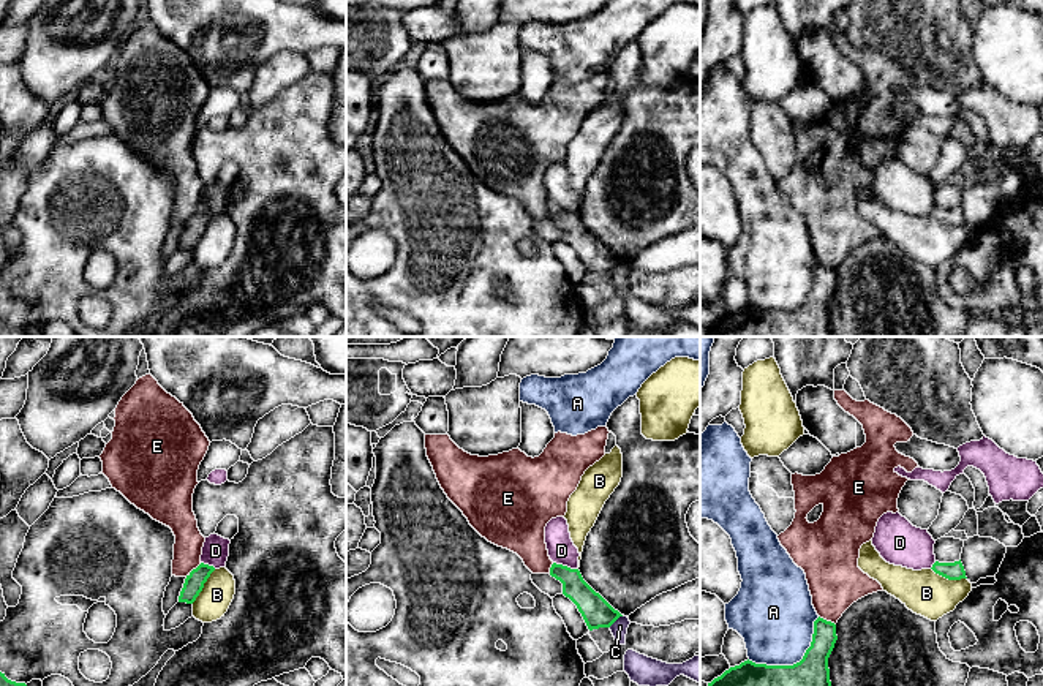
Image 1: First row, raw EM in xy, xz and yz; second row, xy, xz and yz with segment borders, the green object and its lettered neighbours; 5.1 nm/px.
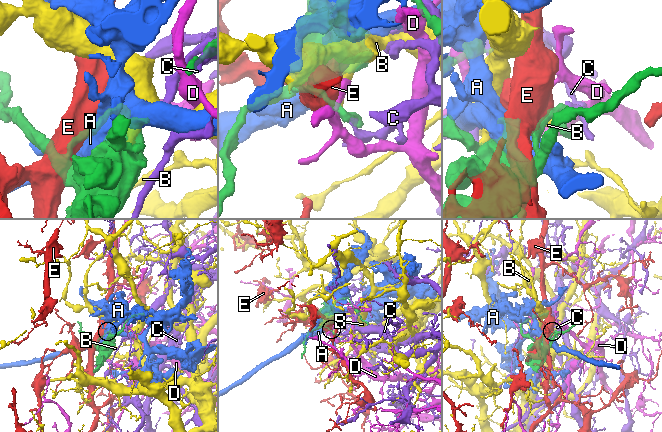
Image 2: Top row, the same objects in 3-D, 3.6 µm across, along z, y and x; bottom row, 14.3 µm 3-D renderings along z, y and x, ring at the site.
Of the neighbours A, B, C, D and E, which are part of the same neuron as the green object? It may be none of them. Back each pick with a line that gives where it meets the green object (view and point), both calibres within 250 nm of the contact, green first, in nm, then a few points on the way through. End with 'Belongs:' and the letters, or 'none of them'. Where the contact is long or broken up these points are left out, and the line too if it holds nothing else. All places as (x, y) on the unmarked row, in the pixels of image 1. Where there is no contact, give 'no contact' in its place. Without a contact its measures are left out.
Belongs: none of them

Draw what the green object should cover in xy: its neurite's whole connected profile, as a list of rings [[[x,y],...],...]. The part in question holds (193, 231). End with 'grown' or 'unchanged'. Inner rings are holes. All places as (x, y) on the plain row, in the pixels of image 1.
[[[204,209],[193,215],[185,224],[183,234],[179,242],[179,248],[193,250],[213,217],[213,212]]] | unchanged

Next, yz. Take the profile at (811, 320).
[[[819,262],[811,292],[800,308],[766,311],[747,305],[708,329],[708,337],[834,337],[828,303],[836,286],[836,270]]] | unchanged

